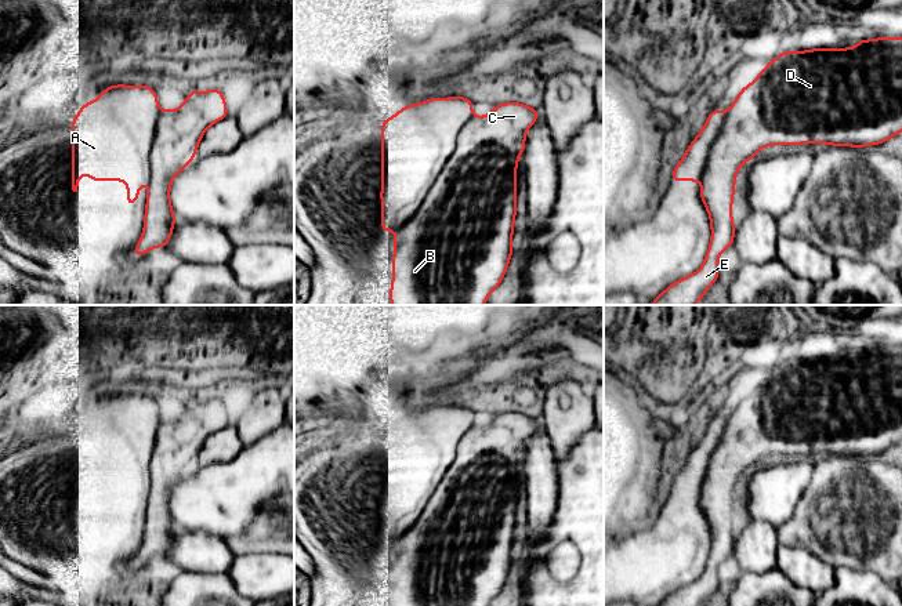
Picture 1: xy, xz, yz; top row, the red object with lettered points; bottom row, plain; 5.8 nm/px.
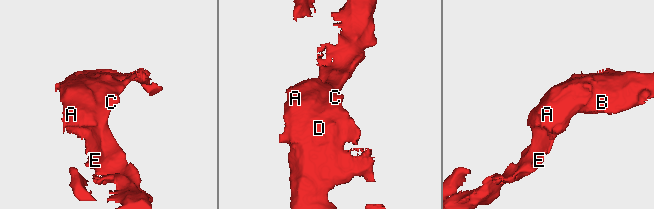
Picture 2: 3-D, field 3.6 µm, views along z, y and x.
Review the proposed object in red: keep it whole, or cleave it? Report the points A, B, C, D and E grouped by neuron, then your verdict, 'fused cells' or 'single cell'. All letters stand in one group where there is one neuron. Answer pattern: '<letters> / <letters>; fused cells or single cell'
A / B C D E; fused cells

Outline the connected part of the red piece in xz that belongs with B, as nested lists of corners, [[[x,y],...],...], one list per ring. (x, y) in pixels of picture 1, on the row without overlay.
[[[507,411],[481,427],[471,427],[457,443],[456,458],[425,508],[409,530],[395,540],[390,606],[489,606],[506,584],[512,566],[518,467],[525,460],[526,439],[537,429],[530,416]]]

